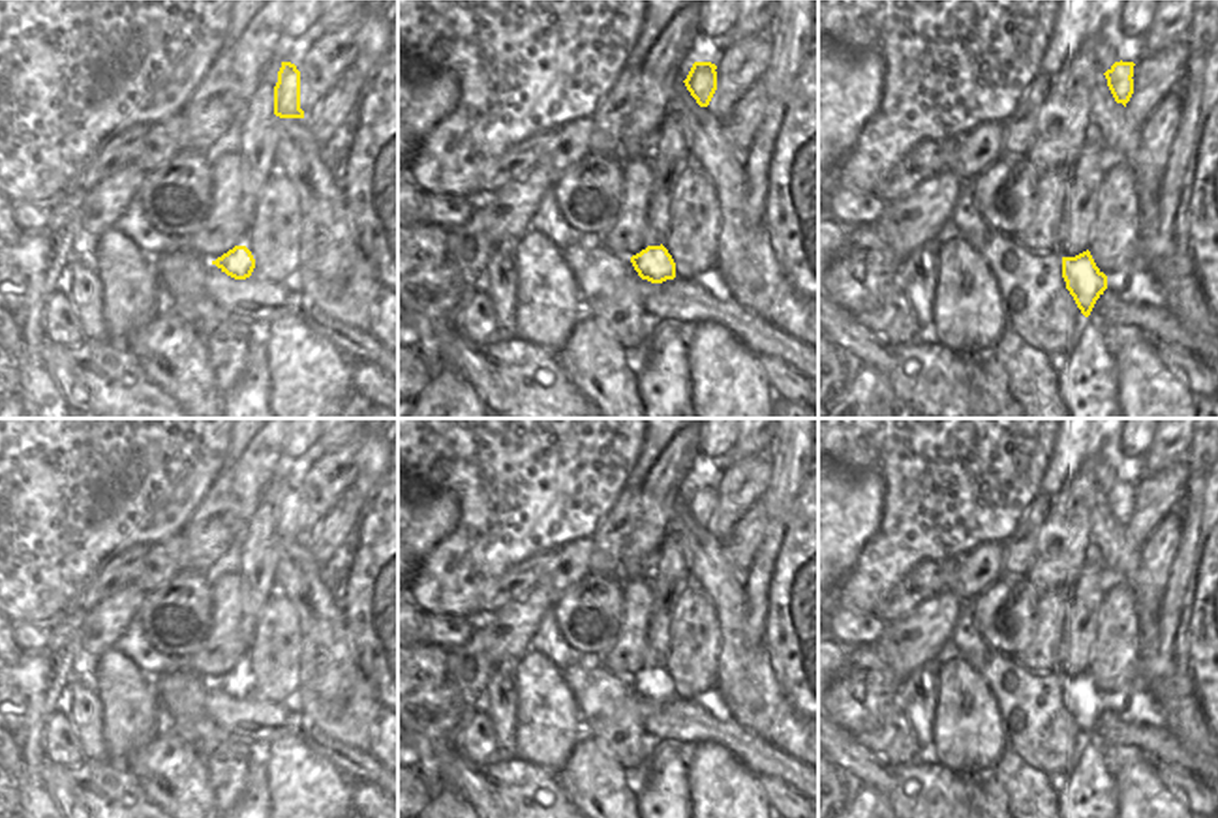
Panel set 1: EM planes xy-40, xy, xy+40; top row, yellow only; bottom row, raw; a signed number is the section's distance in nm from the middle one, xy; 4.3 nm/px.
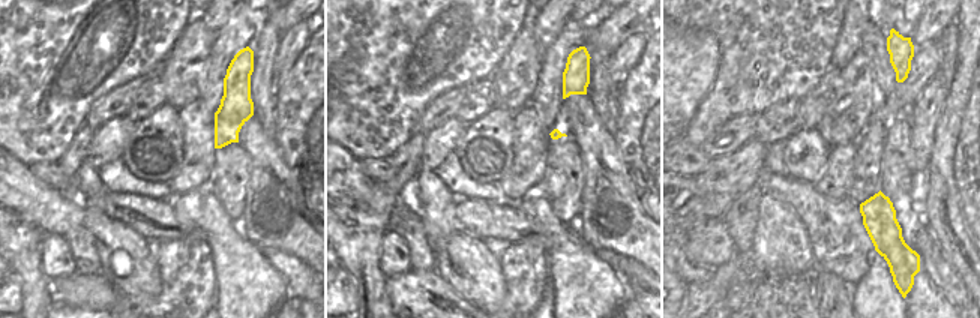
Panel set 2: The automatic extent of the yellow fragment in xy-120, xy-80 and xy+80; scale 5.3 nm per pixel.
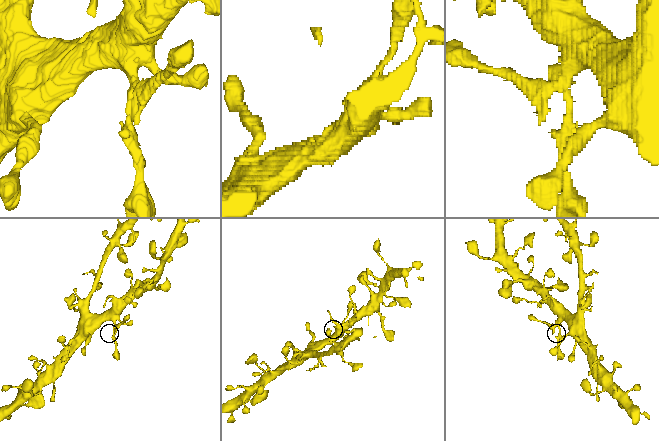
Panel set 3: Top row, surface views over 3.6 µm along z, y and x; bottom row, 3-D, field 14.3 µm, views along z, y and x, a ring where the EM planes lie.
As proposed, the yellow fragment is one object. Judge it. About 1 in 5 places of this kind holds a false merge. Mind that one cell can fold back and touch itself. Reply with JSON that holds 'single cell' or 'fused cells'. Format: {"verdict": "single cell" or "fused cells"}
{"verdict": "fused cells"}

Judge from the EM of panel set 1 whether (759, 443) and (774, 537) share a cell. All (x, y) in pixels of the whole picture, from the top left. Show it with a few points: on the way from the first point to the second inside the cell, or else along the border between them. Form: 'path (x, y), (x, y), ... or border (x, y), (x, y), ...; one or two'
border (774, 438), (764, 451); two

